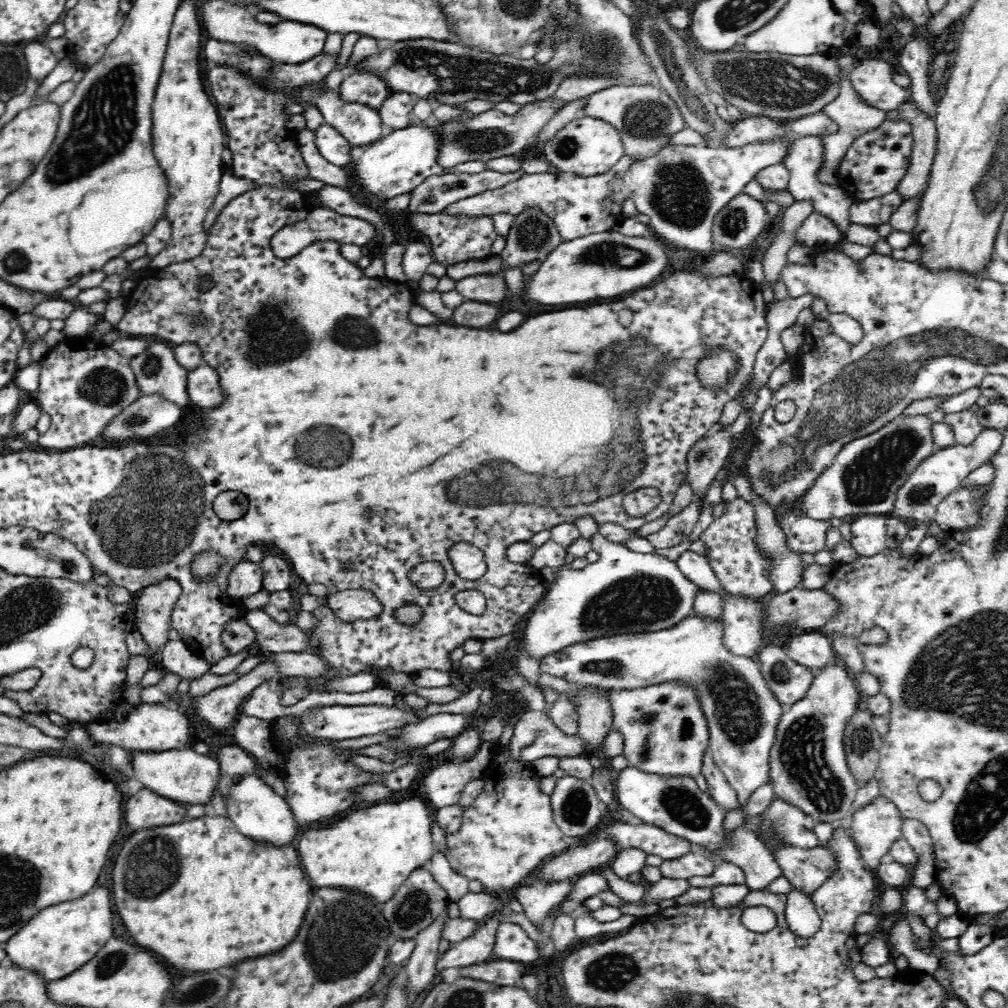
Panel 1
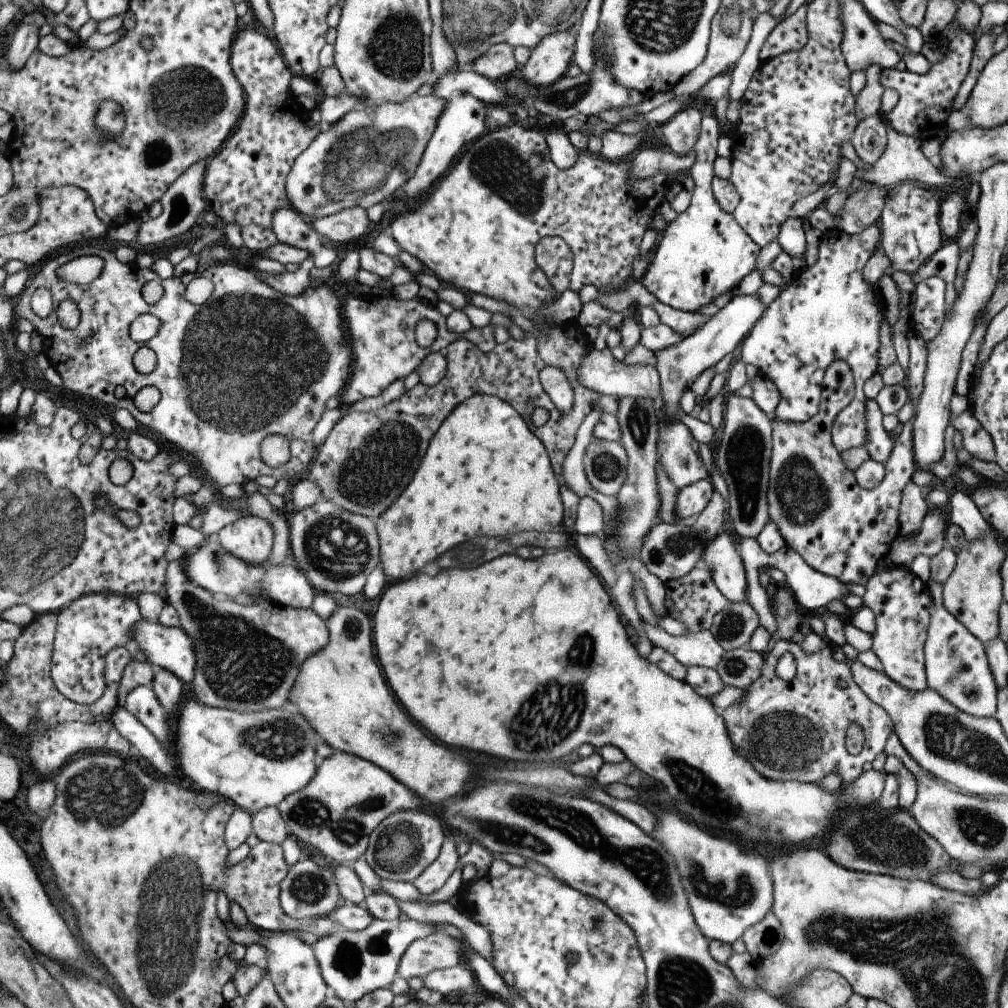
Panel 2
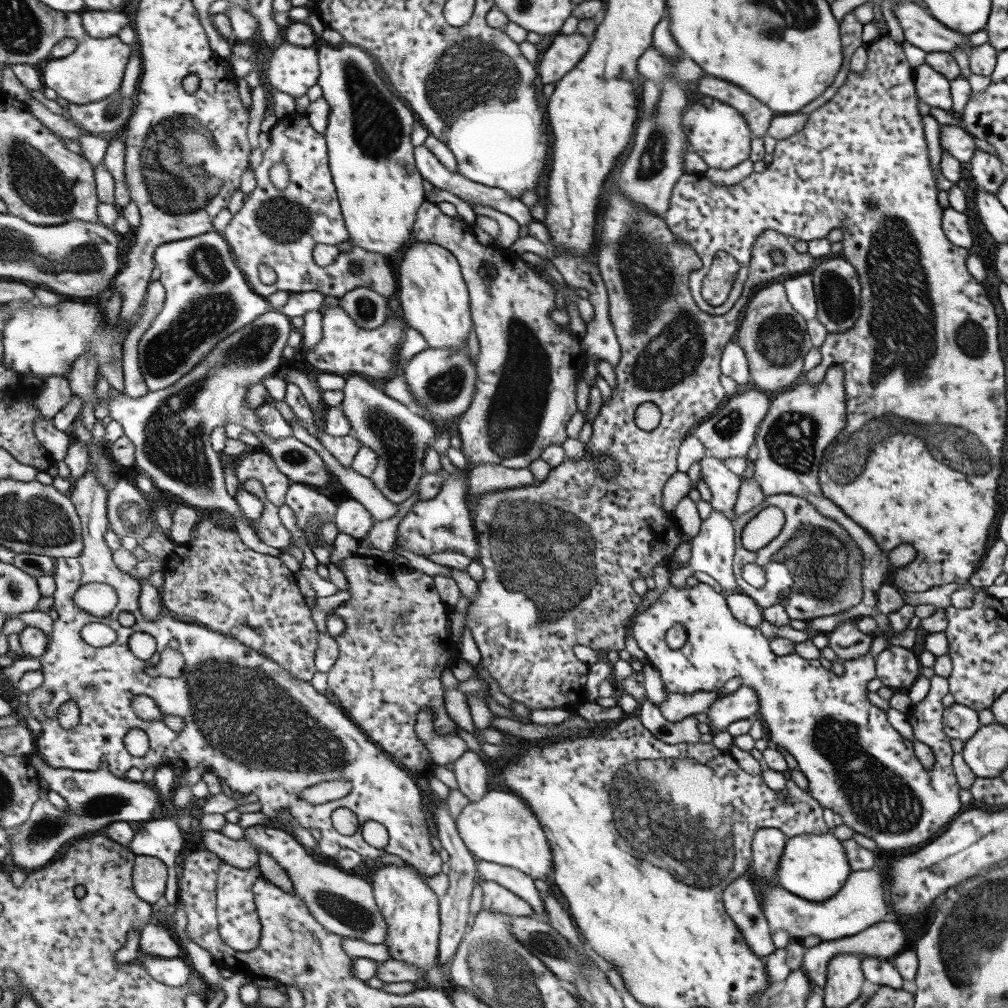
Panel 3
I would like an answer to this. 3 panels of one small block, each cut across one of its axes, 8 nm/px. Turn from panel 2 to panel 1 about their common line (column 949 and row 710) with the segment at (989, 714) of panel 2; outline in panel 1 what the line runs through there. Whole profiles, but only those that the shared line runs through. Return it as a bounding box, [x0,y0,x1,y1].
[610,680,710,778]

